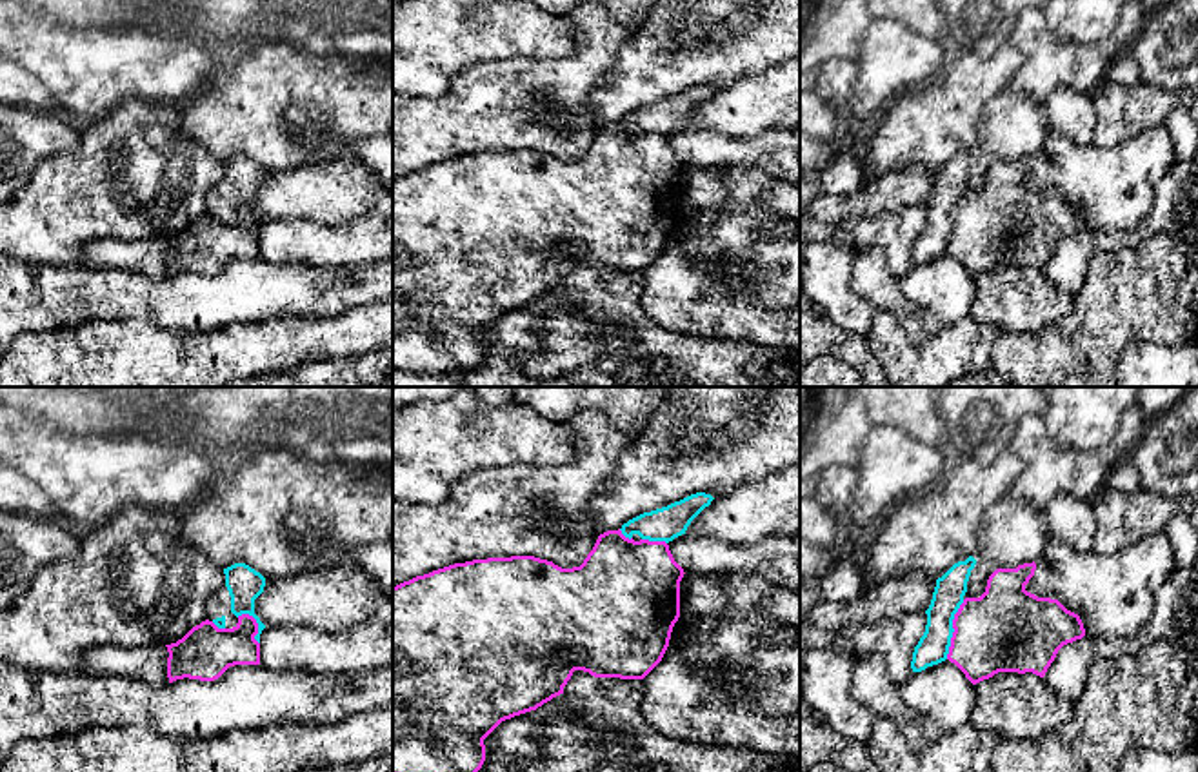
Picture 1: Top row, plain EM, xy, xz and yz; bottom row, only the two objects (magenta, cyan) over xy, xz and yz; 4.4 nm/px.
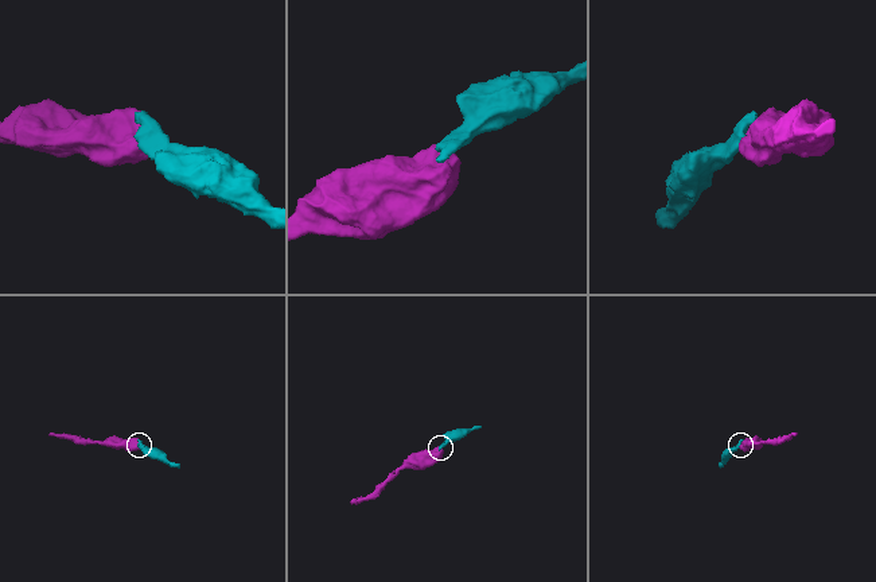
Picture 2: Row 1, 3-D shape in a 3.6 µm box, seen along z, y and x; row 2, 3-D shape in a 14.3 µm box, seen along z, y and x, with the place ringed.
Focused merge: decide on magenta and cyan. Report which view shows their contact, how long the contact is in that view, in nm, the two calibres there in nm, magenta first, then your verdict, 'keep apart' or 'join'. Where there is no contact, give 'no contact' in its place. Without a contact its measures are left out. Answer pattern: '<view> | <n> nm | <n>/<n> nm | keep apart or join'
yz | 280 nm | 380/140 nm | keep apart

